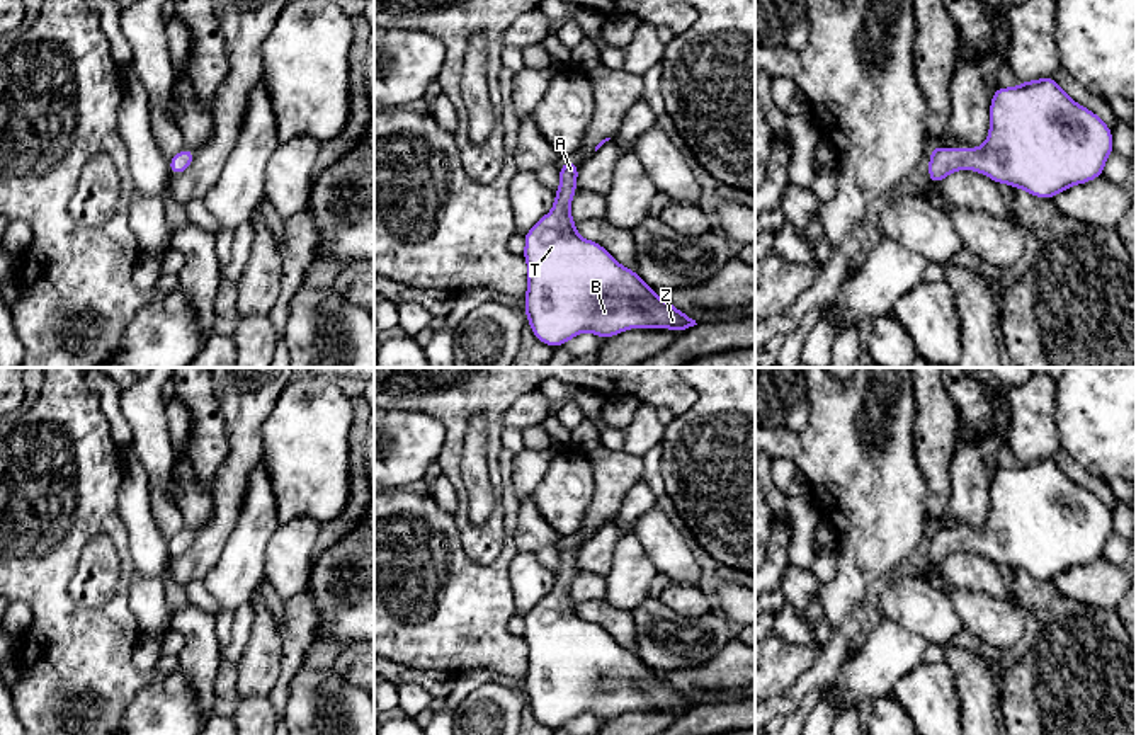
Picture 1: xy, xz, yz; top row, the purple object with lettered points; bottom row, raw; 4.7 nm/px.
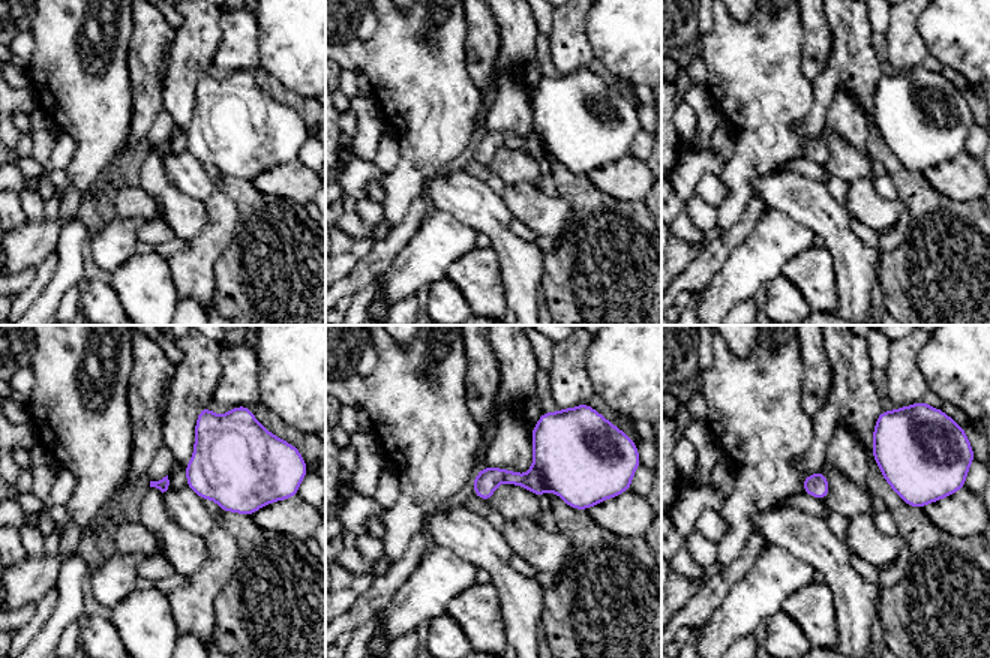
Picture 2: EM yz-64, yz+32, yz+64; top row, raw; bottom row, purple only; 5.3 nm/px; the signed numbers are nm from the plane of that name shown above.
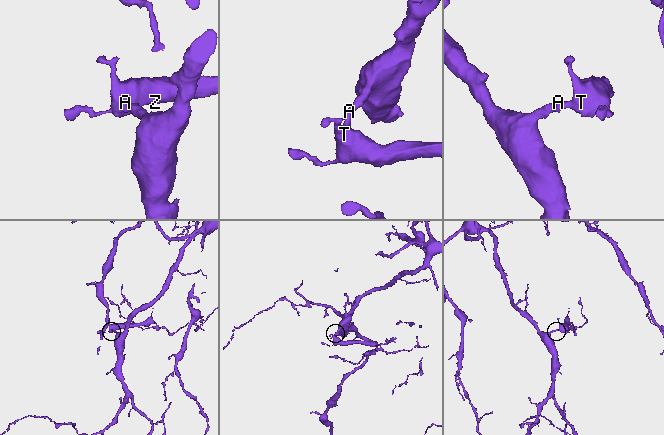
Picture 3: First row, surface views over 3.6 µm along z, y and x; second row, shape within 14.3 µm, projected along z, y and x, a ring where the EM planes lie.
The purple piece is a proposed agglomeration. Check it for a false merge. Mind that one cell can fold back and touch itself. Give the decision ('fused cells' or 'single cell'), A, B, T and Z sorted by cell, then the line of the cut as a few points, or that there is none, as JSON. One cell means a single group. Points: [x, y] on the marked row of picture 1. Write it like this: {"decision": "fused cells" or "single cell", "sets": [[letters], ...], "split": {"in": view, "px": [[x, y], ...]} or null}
{"decision": "single cell", "sets": [["A", "B", "T", "Z"]], "split": null}

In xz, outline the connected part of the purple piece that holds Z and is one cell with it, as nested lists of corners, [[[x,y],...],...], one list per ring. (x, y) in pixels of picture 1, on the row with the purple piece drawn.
[[[573,160],[559,165],[559,187],[554,192],[553,209],[524,233],[522,257],[527,262],[524,311],[534,337],[554,349],[583,332],[607,340],[628,328],[668,328],[680,333],[697,325],[689,315],[658,298],[655,288],[638,272],[621,265],[600,243],[577,233],[570,206],[577,192],[578,168]]]

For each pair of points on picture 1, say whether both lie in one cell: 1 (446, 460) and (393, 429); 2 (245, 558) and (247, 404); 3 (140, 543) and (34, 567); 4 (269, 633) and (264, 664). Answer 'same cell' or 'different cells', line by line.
1: different cells
2: different cells
3: different cells
4: same cell

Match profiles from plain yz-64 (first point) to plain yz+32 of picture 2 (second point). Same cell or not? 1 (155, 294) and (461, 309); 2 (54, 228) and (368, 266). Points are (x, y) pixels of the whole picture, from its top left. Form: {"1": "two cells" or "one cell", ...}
{"1": "two cells", "2": "two cells"}

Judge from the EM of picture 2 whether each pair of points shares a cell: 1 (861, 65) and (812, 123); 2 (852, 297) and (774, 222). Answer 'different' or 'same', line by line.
1: same
2: different

